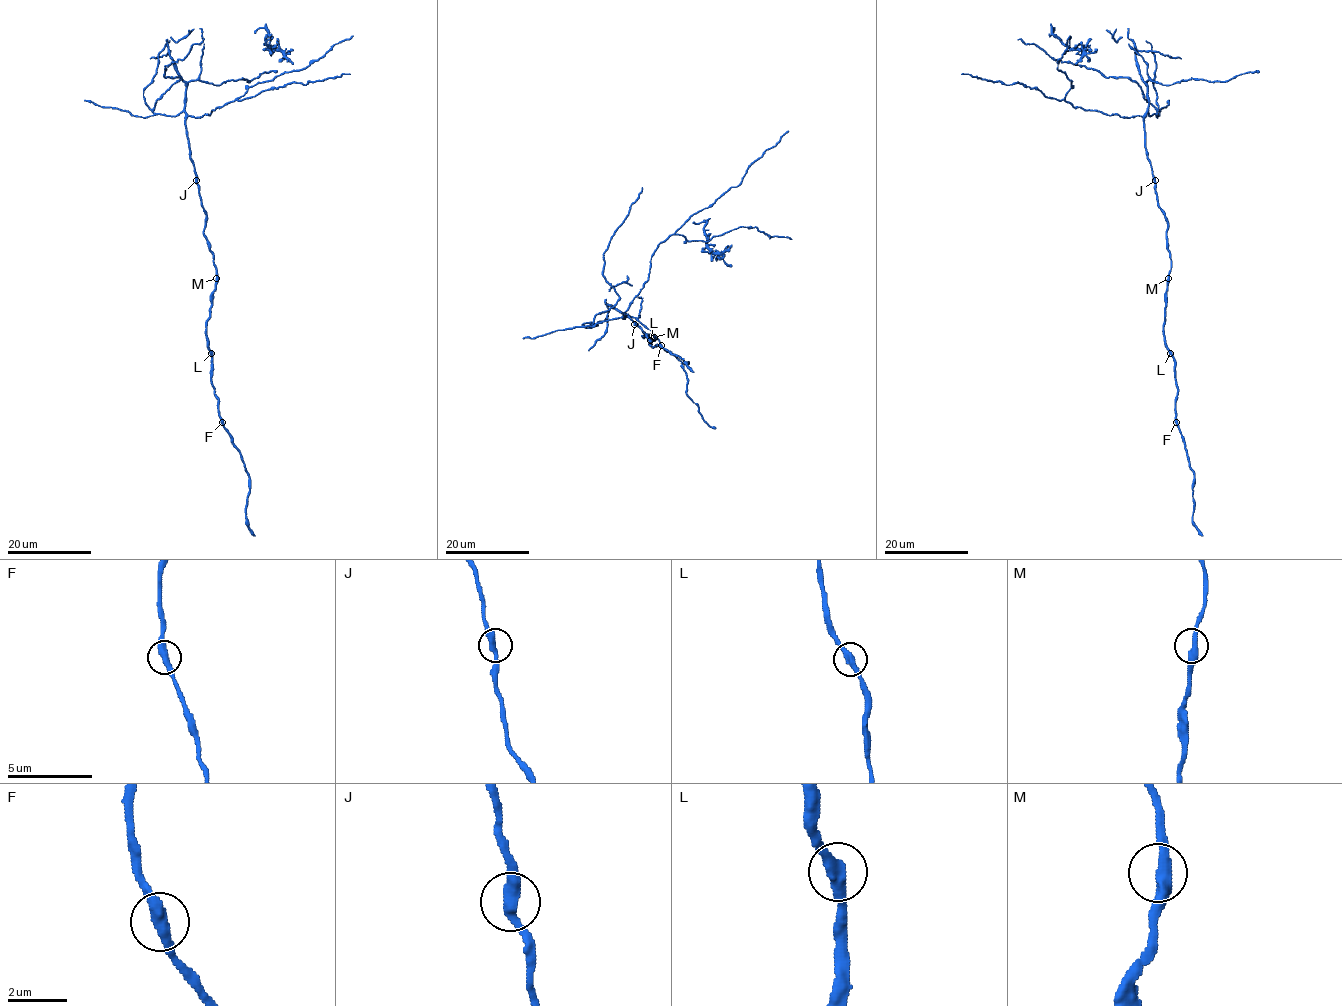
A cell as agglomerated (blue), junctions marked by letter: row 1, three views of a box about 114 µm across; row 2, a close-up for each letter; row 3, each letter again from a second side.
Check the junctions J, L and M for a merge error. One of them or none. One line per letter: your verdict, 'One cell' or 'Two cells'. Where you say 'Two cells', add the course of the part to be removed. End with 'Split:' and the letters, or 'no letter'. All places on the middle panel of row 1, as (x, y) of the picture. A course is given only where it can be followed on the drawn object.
J: One cell
L: One cell
M: One cell
Split: no letter

